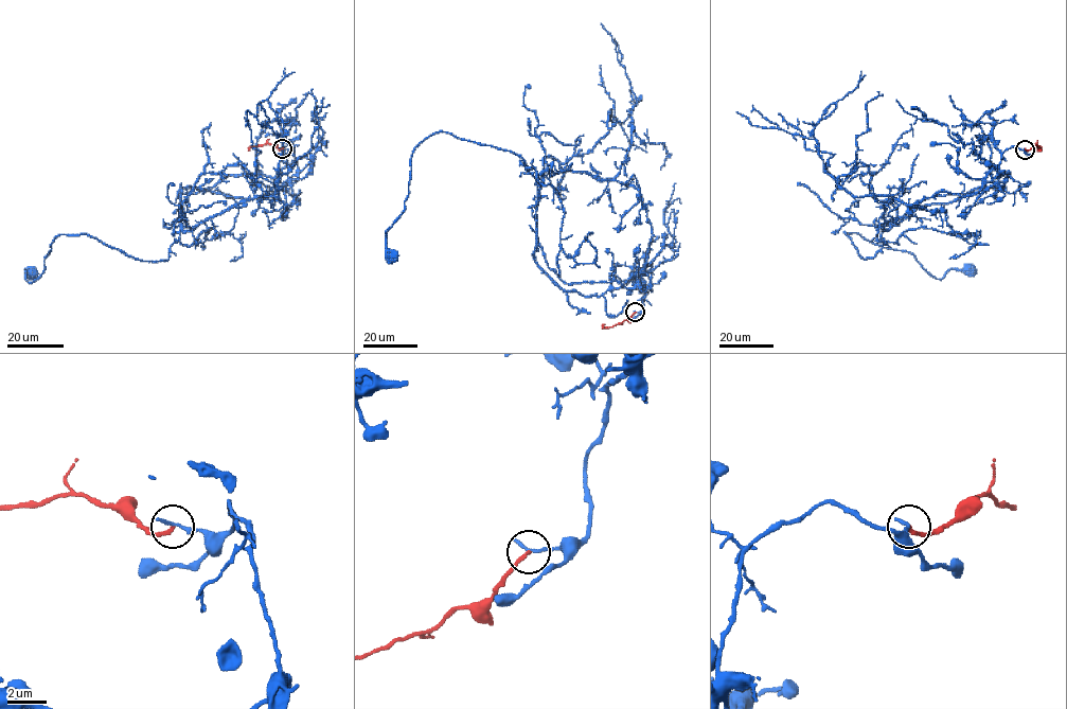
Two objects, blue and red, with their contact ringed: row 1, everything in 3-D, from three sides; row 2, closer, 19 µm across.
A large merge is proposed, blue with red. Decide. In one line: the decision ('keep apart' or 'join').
keep apart

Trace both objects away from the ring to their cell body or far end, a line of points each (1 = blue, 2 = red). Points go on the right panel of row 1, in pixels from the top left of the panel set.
1: (1026, 148), (1001, 154), (994, 198), (921, 199), (872, 258), (845, 232), (937, 278), (970, 268)
2: (1026, 149), (1036, 144), (1041, 146), (1037, 151)

